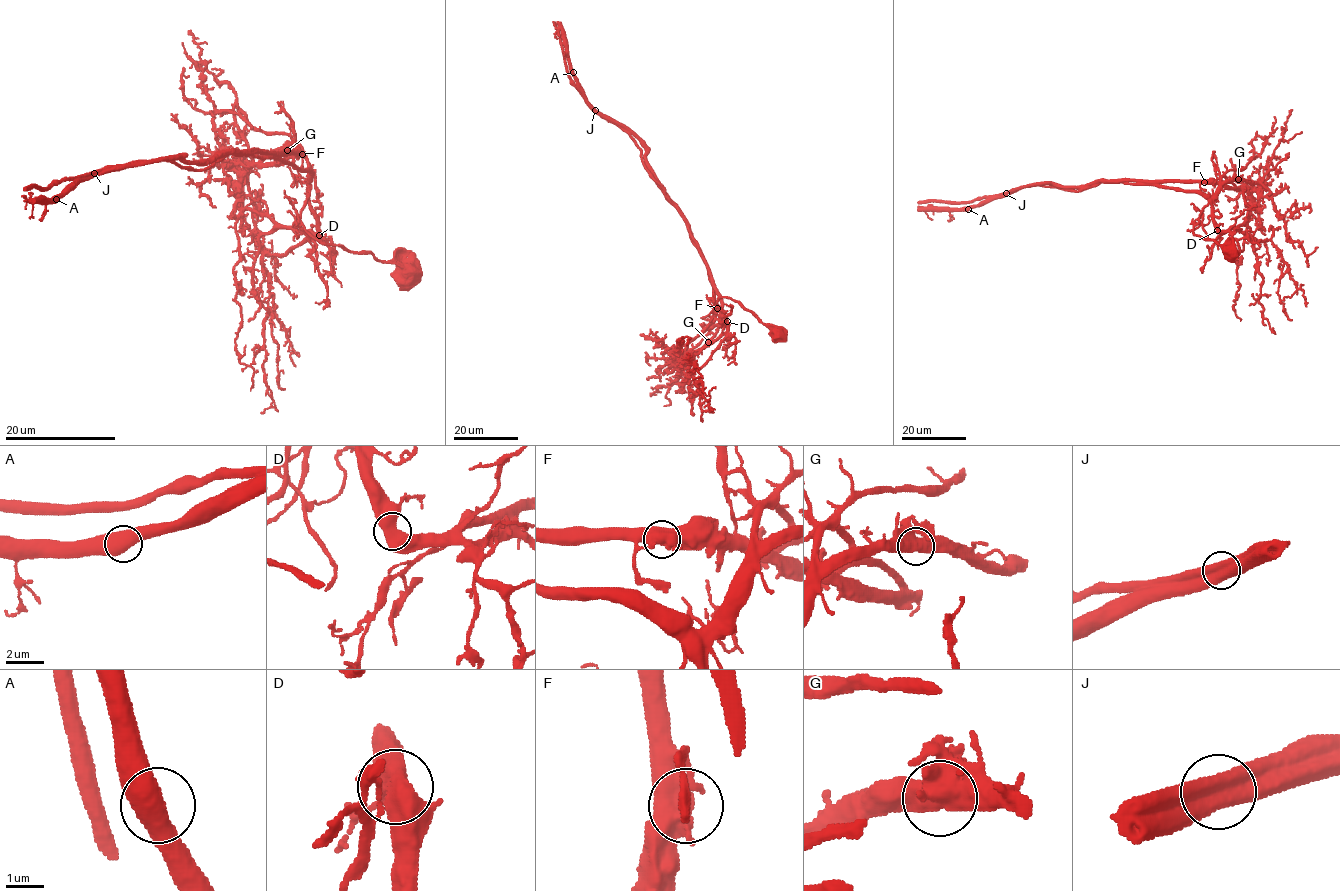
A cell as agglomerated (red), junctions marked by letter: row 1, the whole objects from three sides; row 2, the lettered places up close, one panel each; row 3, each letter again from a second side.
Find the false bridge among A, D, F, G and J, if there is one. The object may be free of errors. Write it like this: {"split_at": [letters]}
{"split_at": ["J"]}

